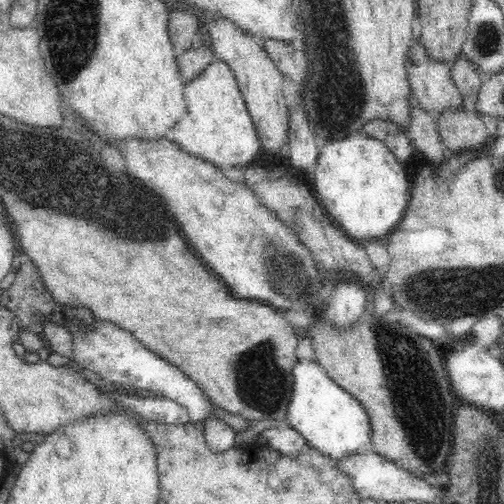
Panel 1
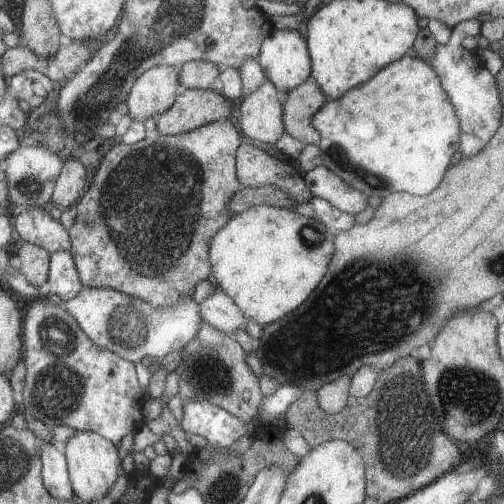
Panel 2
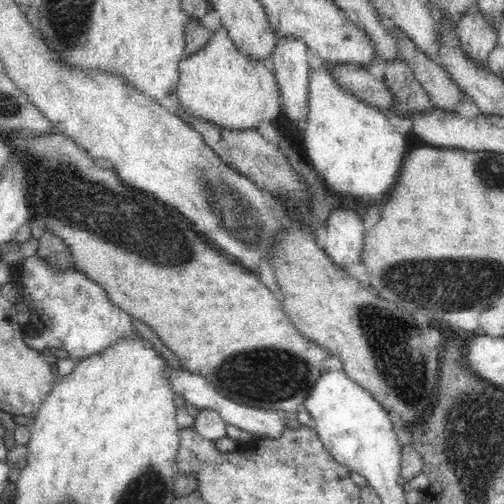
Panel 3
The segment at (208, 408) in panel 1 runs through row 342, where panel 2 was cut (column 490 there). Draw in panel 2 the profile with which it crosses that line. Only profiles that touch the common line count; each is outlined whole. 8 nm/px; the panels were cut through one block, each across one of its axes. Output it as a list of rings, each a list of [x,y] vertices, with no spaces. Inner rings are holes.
[[[477,18],[463,20],[463,22],[455,24],[453,30],[451,30],[449,42],[445,46],[437,44],[433,60],[429,62],[429,66],[433,66],[433,70],[441,78],[441,84],[443,84],[445,92],[449,94],[449,100],[457,108],[457,116],[459,116],[459,124],[461,124],[461,134],[465,134],[465,138],[461,138],[459,152],[465,158],[475,156],[491,140],[493,132],[501,126],[499,120],[503,116],[503,104],[501,104],[501,98],[499,98],[495,76],[489,74],[487,68],[481,66],[481,62],[477,60],[475,54],[469,54],[467,50],[461,48],[463,38],[467,38],[467,36],[477,38],[481,34],[481,26],[483,26],[483,22],[477,20]]]

